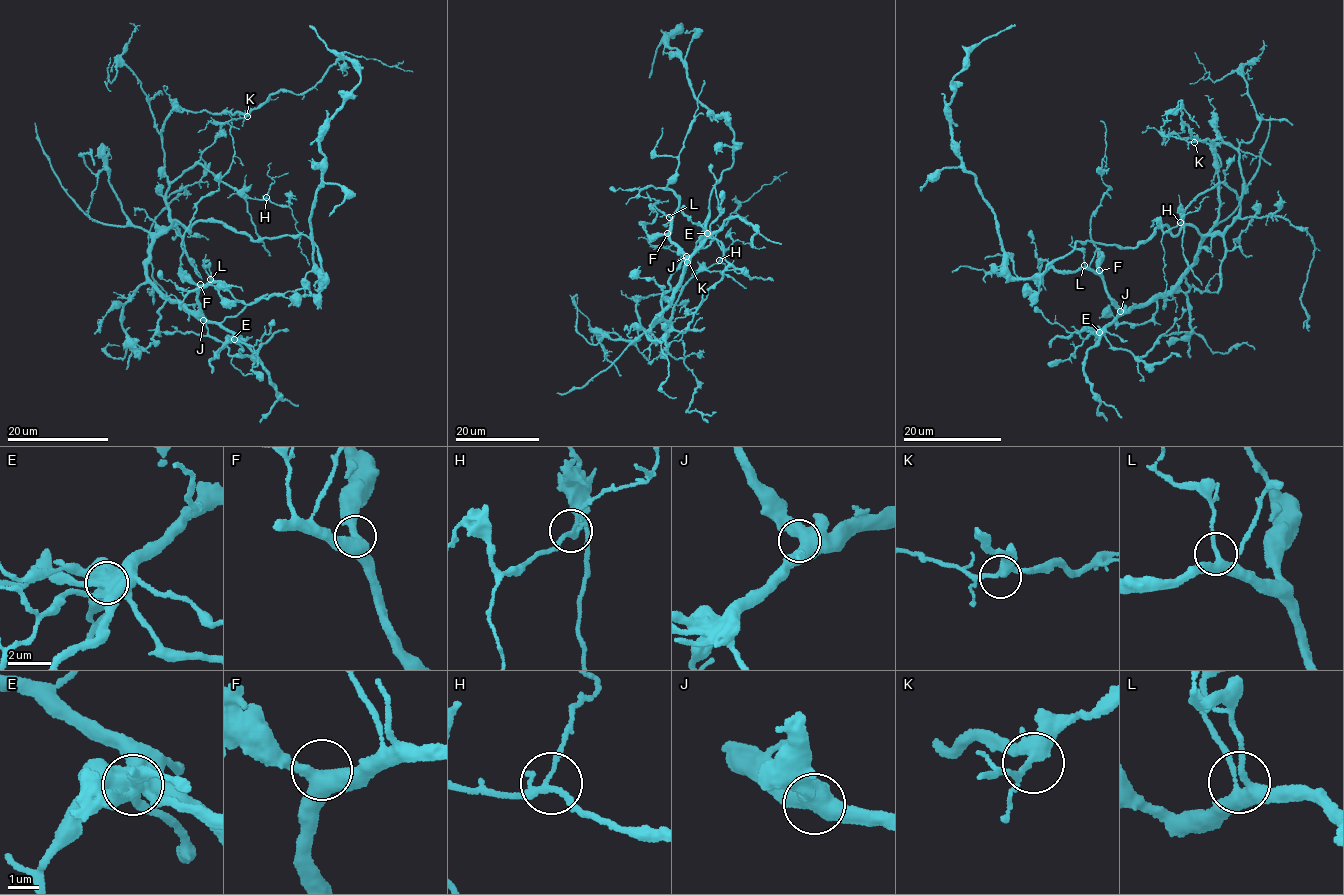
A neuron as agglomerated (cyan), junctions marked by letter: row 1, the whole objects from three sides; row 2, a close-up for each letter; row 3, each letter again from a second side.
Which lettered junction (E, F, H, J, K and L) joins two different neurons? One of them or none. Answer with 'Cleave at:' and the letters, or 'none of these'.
Cleave at: E

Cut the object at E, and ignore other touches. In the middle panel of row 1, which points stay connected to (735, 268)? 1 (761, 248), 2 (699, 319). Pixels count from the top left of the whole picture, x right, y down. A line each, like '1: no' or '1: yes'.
1: no
2: no

